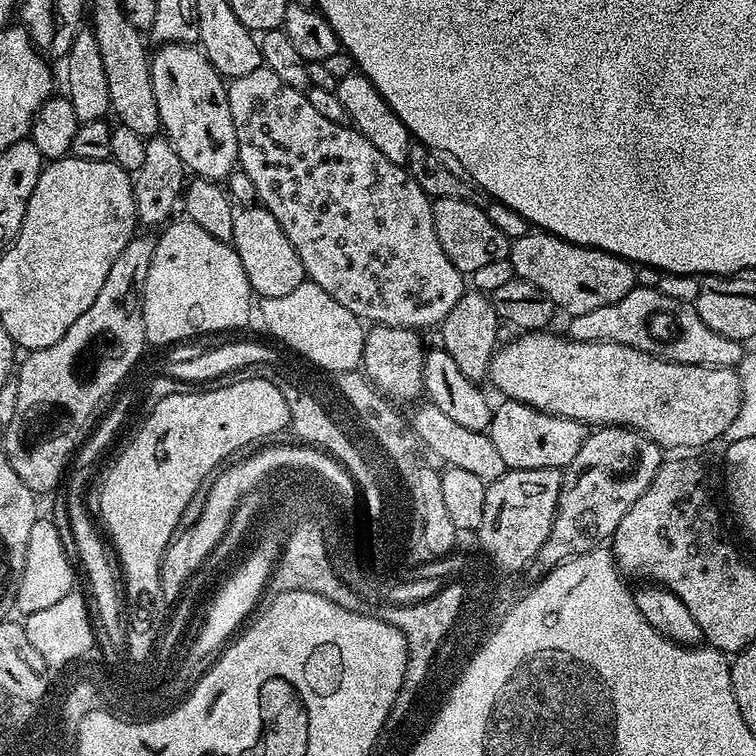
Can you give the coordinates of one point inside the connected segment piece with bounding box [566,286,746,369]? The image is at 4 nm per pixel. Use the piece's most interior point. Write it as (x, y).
(626, 321)

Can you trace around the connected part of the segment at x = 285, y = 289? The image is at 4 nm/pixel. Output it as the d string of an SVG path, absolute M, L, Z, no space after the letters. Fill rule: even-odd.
M244 206L236 212L230 243L236 249L242 270L246 270L246 278L257 297L264 300L282 298L282 294L291 294L304 283L306 277L298 250L294 250L290 238L286 238L286 230L278 226L278 218L263 206Z

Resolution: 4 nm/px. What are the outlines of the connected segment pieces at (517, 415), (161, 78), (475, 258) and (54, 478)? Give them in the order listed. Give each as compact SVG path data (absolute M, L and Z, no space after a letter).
M501 399L495 405L492 414L492 425L488 427L487 436L494 442L495 449L502 454L506 468L526 470L542 470L555 468L563 470L582 450L586 438L590 435L587 424L580 424L570 418L562 418L554 414L539 412L529 404L517 400Z
M160 44L151 53L154 102L158 102L160 127L174 146L189 173L201 180L224 182L238 168L238 138L234 134L234 118L230 118L230 102L225 77L208 61L199 47L190 44Z
M438 196L432 200L434 214L434 234L438 234L438 242L442 242L442 250L446 250L446 258L454 262L454 266L465 274L487 266L489 262L509 259L510 241L498 226L494 226L491 215L476 205L475 199L446 198Z
M133 235L122 254L114 258L114 266L110 266L110 274L106 274L106 282L102 282L102 290L98 290L98 298L94 298L90 310L86 310L86 314L82 314L82 318L78 318L78 322L74 322L74 326L70 326L70 330L54 342L54 346L29 351L25 355L28 357L19 361L14 376L16 409L12 412L12 421L2 436L2 442L6 446L6 458L10 466L14 466L14 474L18 474L18 478L22 478L34 494L59 486L64 467L71 462L72 455L76 456L81 451L100 420L102 409L113 399L114 393L121 387L119 384L127 378L128 371L139 362L146 349L140 298L144 295L146 274L154 258L157 237L140 235Z

